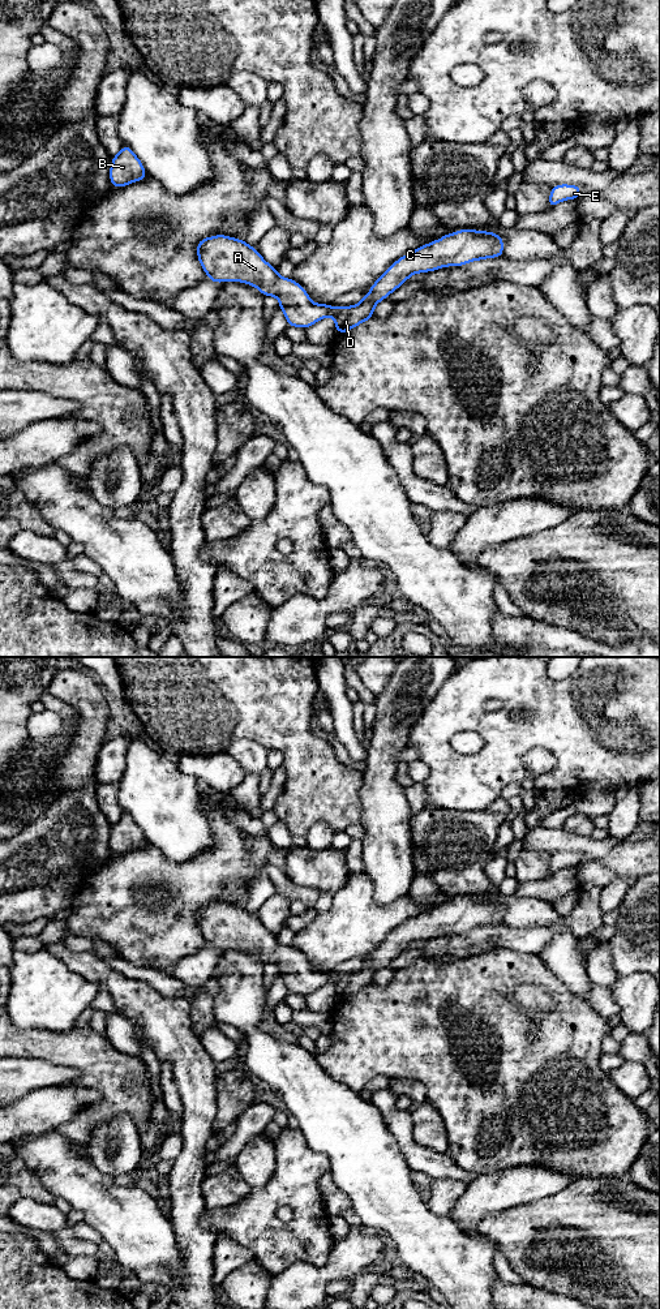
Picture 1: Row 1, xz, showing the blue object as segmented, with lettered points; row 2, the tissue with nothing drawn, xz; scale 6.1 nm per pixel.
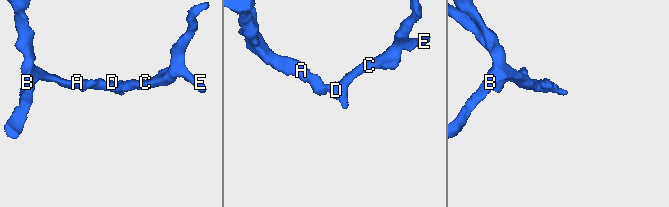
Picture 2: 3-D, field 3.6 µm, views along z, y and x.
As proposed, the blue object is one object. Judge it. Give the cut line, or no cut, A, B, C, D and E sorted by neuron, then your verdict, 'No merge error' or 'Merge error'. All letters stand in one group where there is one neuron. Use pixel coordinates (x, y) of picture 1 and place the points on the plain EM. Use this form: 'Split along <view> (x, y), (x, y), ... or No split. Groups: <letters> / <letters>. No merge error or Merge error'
No split. Groups: A B C D E. No merge error

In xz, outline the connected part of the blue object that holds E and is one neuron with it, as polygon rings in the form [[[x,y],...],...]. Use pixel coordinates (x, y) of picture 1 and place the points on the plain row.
[[[560,851],[556,854],[552,854],[550,863],[548,867],[548,875],[552,876],[557,871],[565,868],[565,867],[578,867],[580,864],[582,853],[567,853],[567,851]]]

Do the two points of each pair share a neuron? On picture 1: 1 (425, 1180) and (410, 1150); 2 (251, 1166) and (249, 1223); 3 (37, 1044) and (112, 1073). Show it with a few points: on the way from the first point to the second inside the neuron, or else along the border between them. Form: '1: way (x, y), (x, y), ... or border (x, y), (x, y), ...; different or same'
1: border (411, 1170), (419, 1170), (433, 1180); different
2: border (274, 1166), (271, 1176), (262, 1185), (252, 1188); different
3: way (55, 1047), (82, 1048), (94, 1058); same

